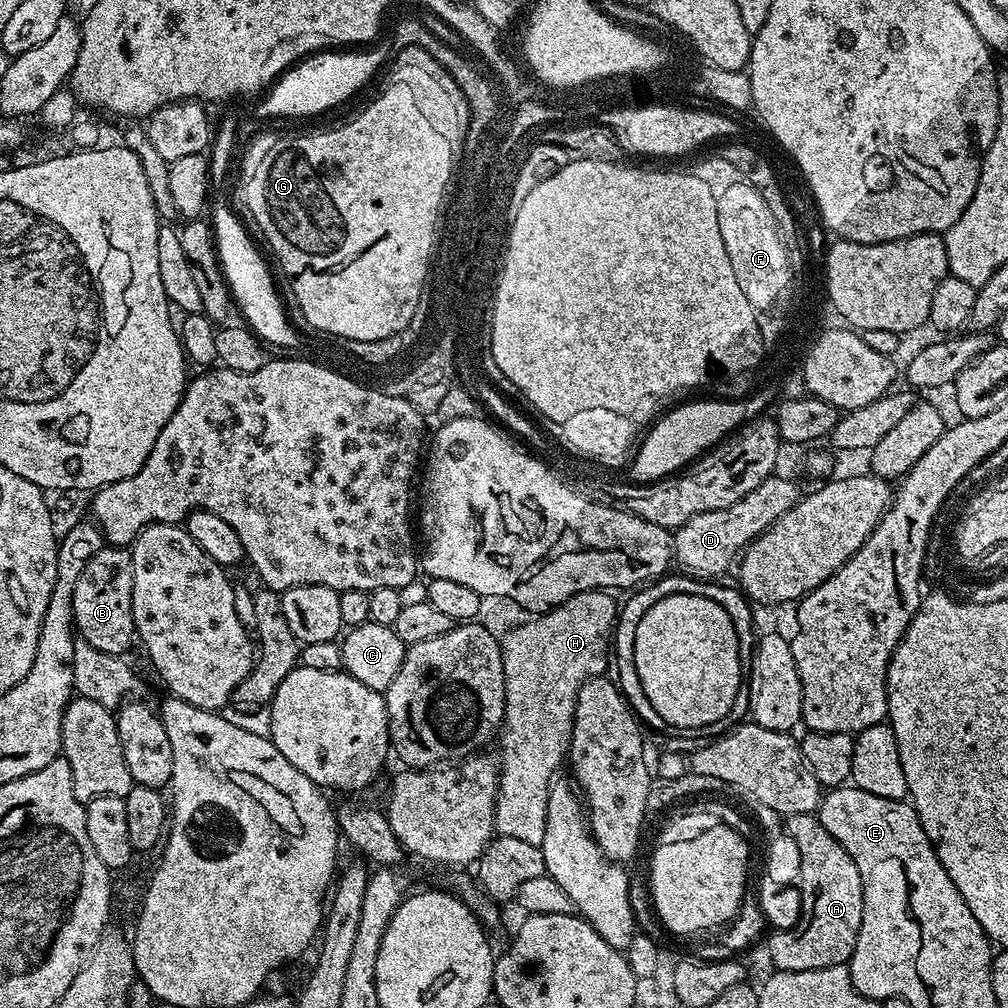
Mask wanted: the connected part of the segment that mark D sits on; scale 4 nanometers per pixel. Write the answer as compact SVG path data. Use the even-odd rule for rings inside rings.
M781 474L768 476L746 498L738 498L722 510L710 510L689 518L674 532L674 560L685 573L697 578L720 578L744 549L802 498L802 491Z

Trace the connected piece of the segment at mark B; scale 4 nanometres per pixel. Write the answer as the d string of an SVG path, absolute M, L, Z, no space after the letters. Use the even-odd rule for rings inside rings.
M105 546L82 570L78 586L74 586L72 603L72 623L79 639L90 642L94 650L111 656L123 657L124 651L134 644L132 626L132 591L134 590L134 570L132 554L124 546Z

